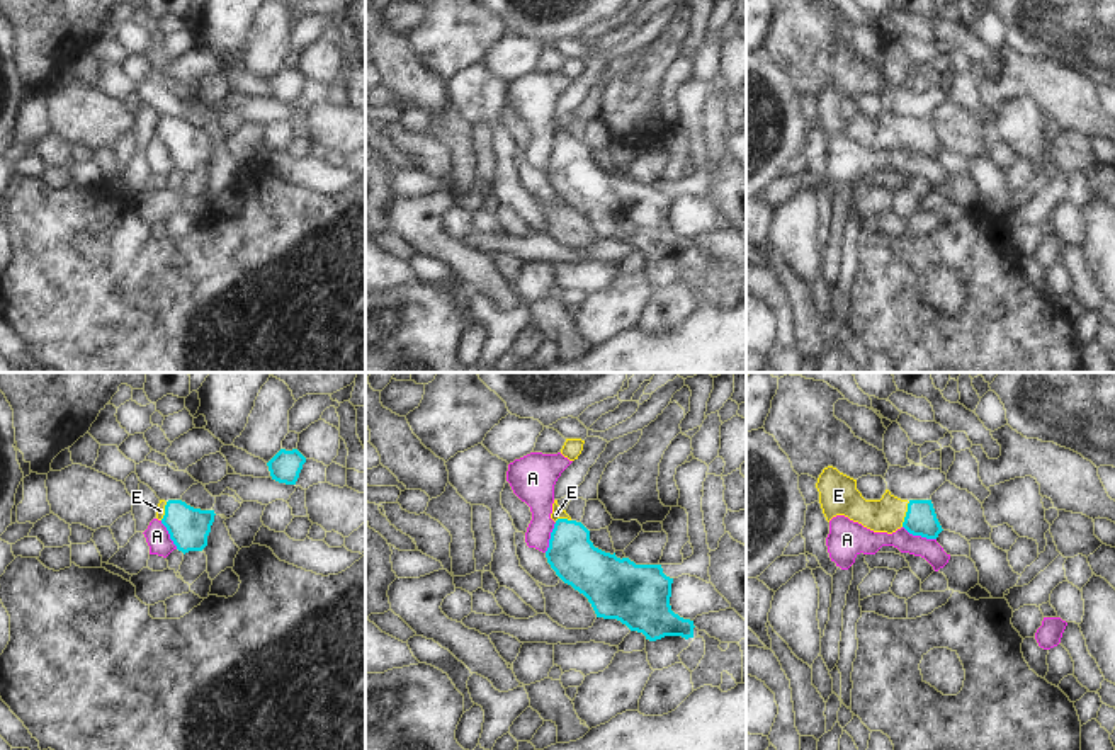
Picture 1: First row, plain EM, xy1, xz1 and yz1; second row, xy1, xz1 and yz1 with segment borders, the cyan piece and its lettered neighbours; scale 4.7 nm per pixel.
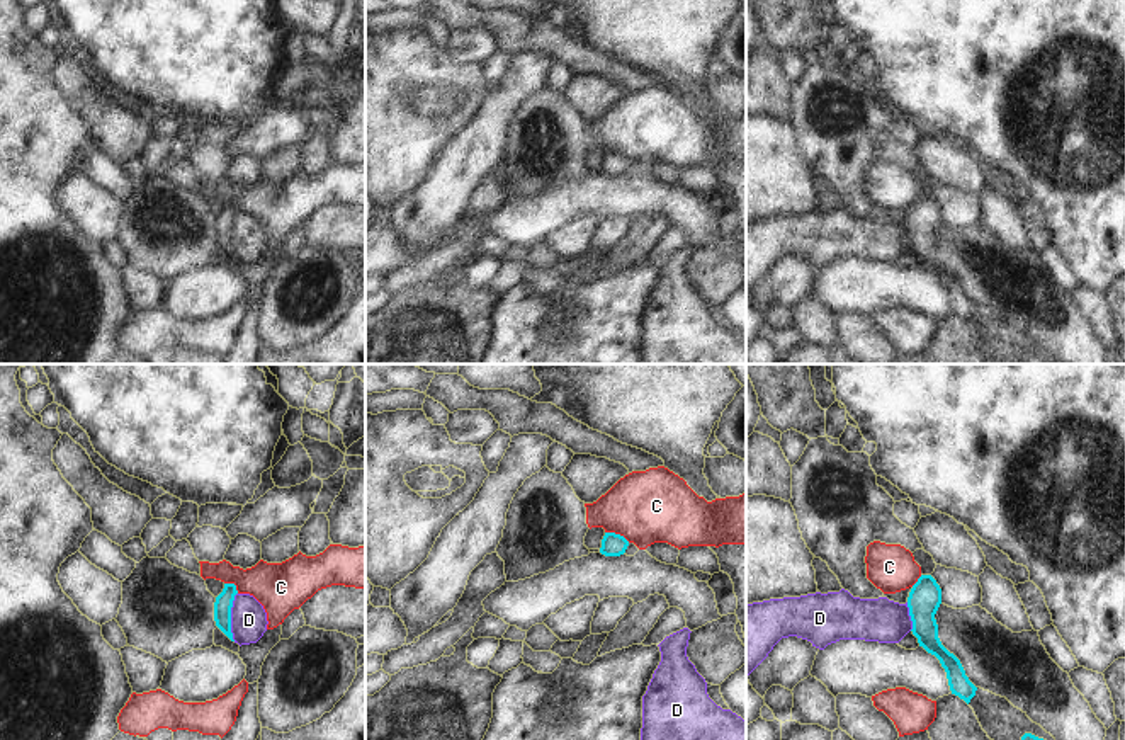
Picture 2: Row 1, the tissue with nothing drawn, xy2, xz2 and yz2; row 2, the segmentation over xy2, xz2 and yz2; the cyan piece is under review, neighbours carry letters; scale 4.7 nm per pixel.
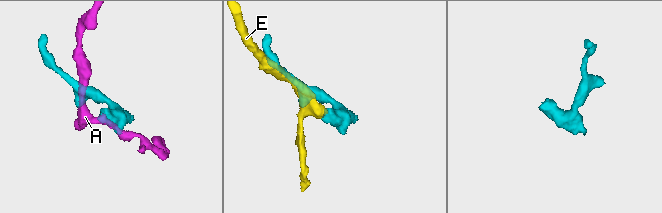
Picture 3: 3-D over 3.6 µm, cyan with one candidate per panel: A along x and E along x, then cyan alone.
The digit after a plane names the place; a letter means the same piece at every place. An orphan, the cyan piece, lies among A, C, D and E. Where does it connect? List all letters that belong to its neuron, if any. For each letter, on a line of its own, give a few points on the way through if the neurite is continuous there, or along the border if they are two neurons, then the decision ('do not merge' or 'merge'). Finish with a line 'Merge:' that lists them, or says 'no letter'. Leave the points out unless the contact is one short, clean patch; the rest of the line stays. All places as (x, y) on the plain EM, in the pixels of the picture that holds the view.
A: border along yz1 (903, 145), (913, 153), (935, 159); do not merge
C: border along xz2 (605, 150), (622, 153), (629, 160); do not merge
D: border along xy2 (237, 211), (231, 222), (233, 259); do not merge
E: runs through yz1 (920, 138), (906, 133), (888, 133); merge
Merge: E

